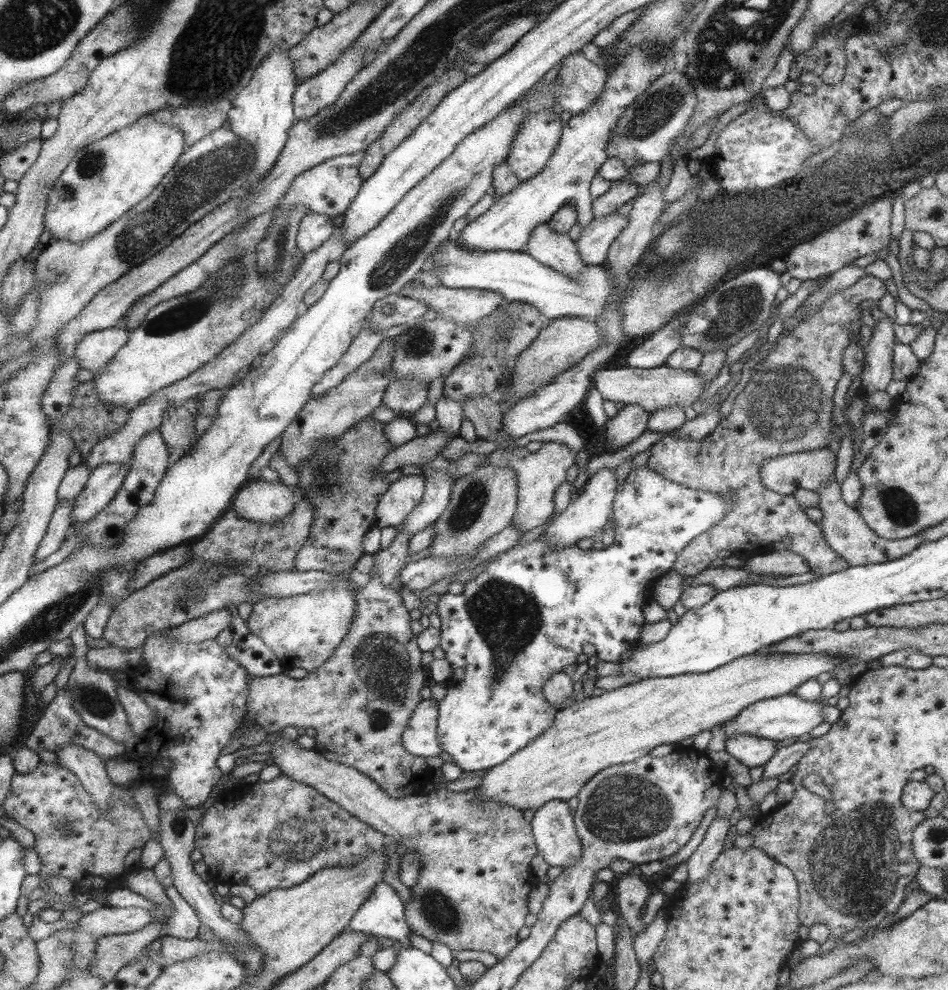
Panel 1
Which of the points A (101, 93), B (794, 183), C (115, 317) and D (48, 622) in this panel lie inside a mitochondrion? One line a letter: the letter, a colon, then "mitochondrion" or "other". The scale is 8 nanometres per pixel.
A: other
B: other
C: other
D: mitochondrion

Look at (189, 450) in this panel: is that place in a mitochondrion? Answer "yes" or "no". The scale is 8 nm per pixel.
no

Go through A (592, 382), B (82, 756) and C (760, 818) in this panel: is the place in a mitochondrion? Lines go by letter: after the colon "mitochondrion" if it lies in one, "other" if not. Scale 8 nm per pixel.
A: other
B: other
C: other

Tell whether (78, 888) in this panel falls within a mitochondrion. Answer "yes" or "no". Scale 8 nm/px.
no

